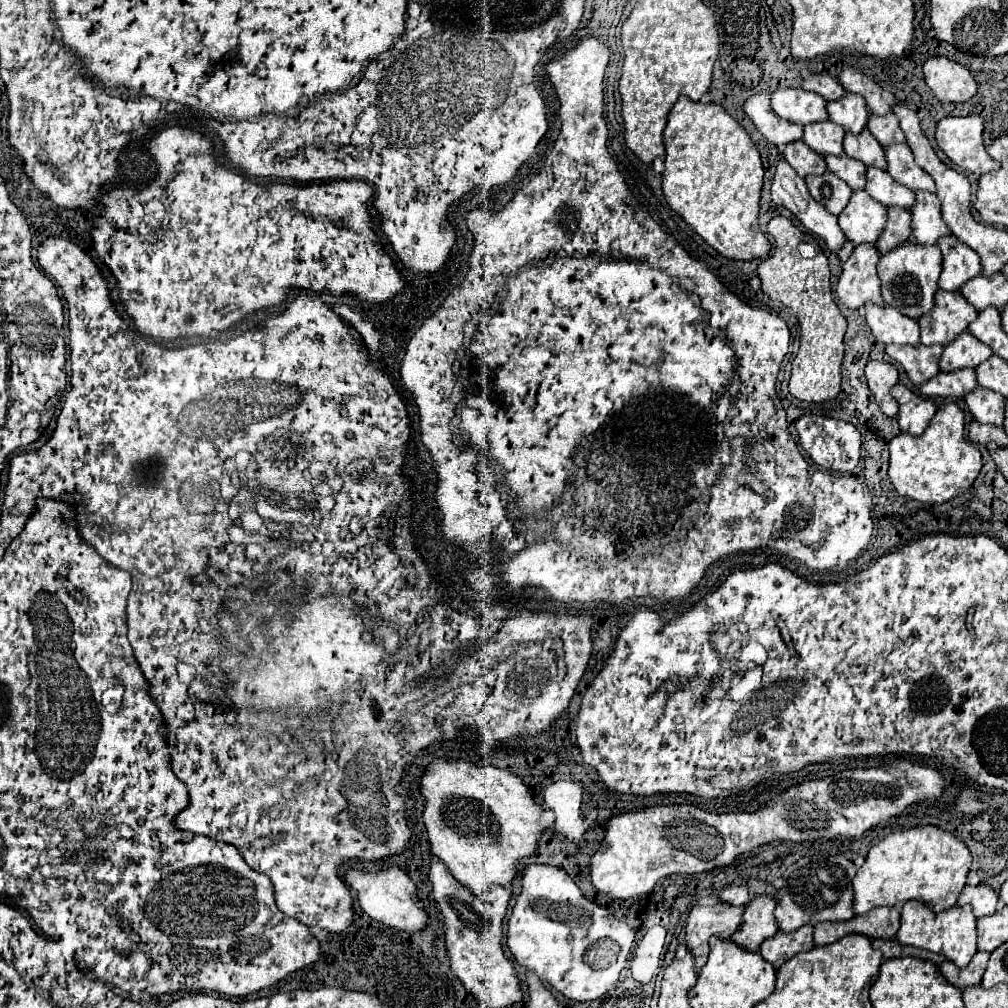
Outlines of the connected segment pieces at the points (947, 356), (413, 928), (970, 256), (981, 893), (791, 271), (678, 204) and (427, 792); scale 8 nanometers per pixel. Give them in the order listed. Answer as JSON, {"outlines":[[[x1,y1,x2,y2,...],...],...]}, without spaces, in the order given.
{"outlines":[[[963,332,957,340,945,346,939,366,943,372,957,372,963,368,975,370,981,362,989,360,991,356,993,356,993,350,987,344,979,342,973,334]],[[355,866,345,872,345,882,353,890,357,890,357,900,361,910,369,914,375,922,407,932,417,932,427,924,427,914,423,910,421,900,417,898,417,888,403,868,387,866,387,868,367,870,365,866]],[[947,236,939,240,939,248,943,252,943,272,939,276,939,288,947,292,959,292,961,286,981,274,981,260,967,248,967,244,959,244,955,236]],[[977,884,977,886,965,886,963,892,959,894,957,898,957,904,963,906,963,904,971,904,973,906,973,912,977,918,981,916,989,916,989,914,995,914,997,910,997,894,991,886,987,884]],[[771,218,767,232,775,238,775,252,765,258,757,274,761,278,761,290,771,298,779,300,797,312,801,324,801,346,793,360,793,374,789,380,789,392,805,402,825,402,837,396,841,382,841,360,843,360,843,336,847,320,839,312,831,296,829,264,815,236,799,230,789,218]],[[679,96,669,112,663,140,663,194,667,204,725,258,765,258,771,244,757,224,763,164,747,130,723,106]],[[459,758,435,760,425,768,419,792,425,798,423,824,429,834,431,852,447,866,457,882,467,884,475,894,487,892,493,884,507,886,515,876,517,862,535,852,541,830,553,822,551,810,543,810,533,802,531,792,519,776,495,766,479,766]]]}

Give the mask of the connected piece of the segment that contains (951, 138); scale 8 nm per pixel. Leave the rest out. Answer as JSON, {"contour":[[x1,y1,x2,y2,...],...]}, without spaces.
{"contour":[[981,116,943,118,937,124,935,134,939,148,947,154,947,158,957,168,977,176,999,168,999,162,993,160,985,150,983,126,985,120]]}

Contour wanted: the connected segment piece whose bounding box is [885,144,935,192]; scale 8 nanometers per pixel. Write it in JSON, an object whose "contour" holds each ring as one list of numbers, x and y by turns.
{"contour":[[891,144,885,148,887,162,889,162,889,174,899,182,901,186,917,192,917,190,927,190,935,192,935,182,923,168,919,168,913,160,913,152,907,144]]}

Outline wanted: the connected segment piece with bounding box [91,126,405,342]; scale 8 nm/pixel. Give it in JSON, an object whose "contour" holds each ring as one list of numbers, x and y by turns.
{"contour":[[171,126,159,132,155,138,151,138,147,142,147,152,153,156,157,164,157,172,159,172,157,178,149,186,143,186,141,190,117,186,109,194,103,194,101,196,103,208,101,208,101,214,95,218,95,228,91,230,91,236,93,236,95,252,117,278,117,284,121,288,121,300,125,302,127,312,135,318,135,328,155,338,157,342,161,340,173,342,181,338,213,338,215,334,241,322,251,312,285,302,287,288,309,288,315,292,325,292,335,296,353,294,353,296,361,296,361,300,369,304,383,304,403,290,405,280,401,272,395,268,391,256,387,256,383,250,377,250,377,236,371,230,371,222,367,214,367,202,373,196,373,188,367,182,337,180,331,184,261,184,259,180,247,180,243,174,233,172,229,168,221,168,217,162,213,162,211,144,201,134,193,130,183,130,179,126]]}

